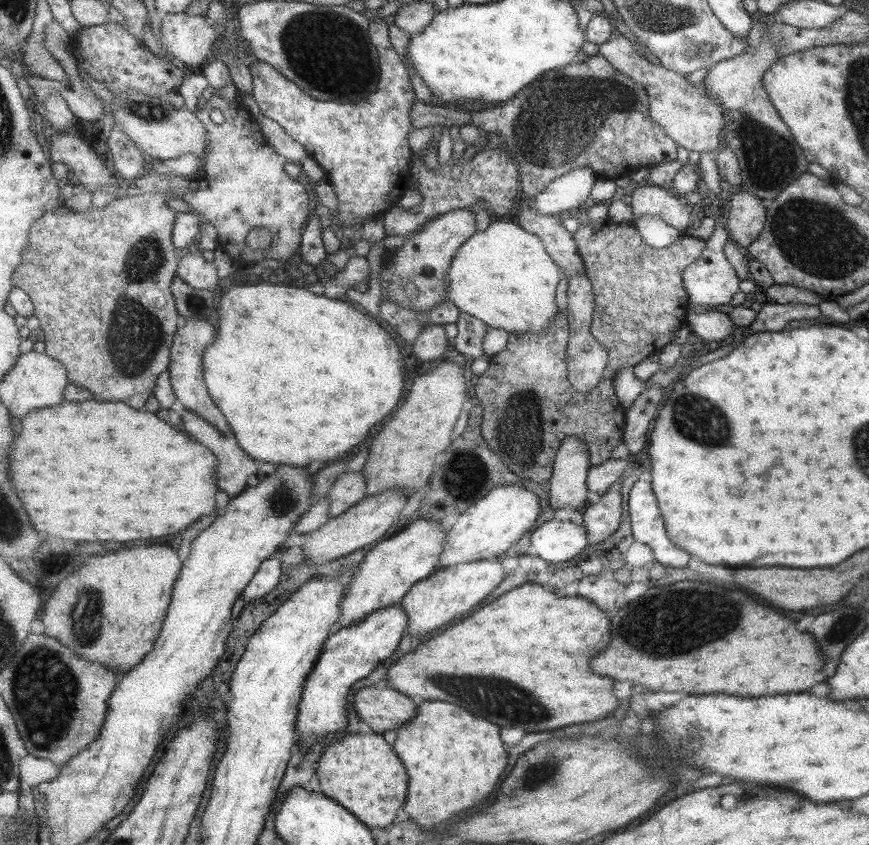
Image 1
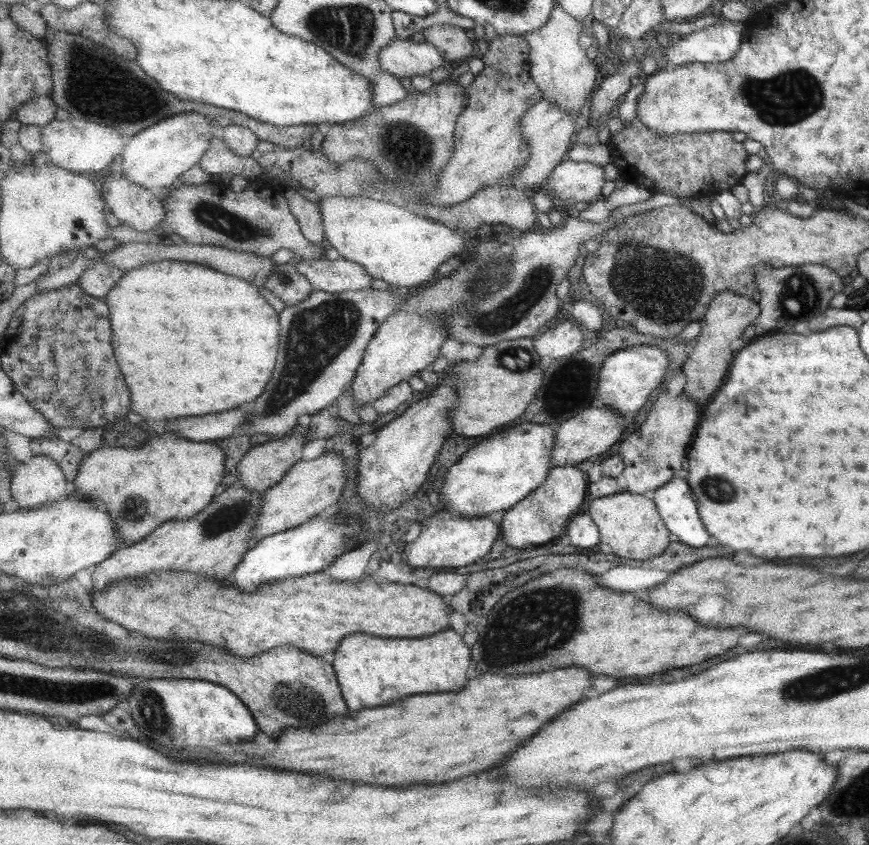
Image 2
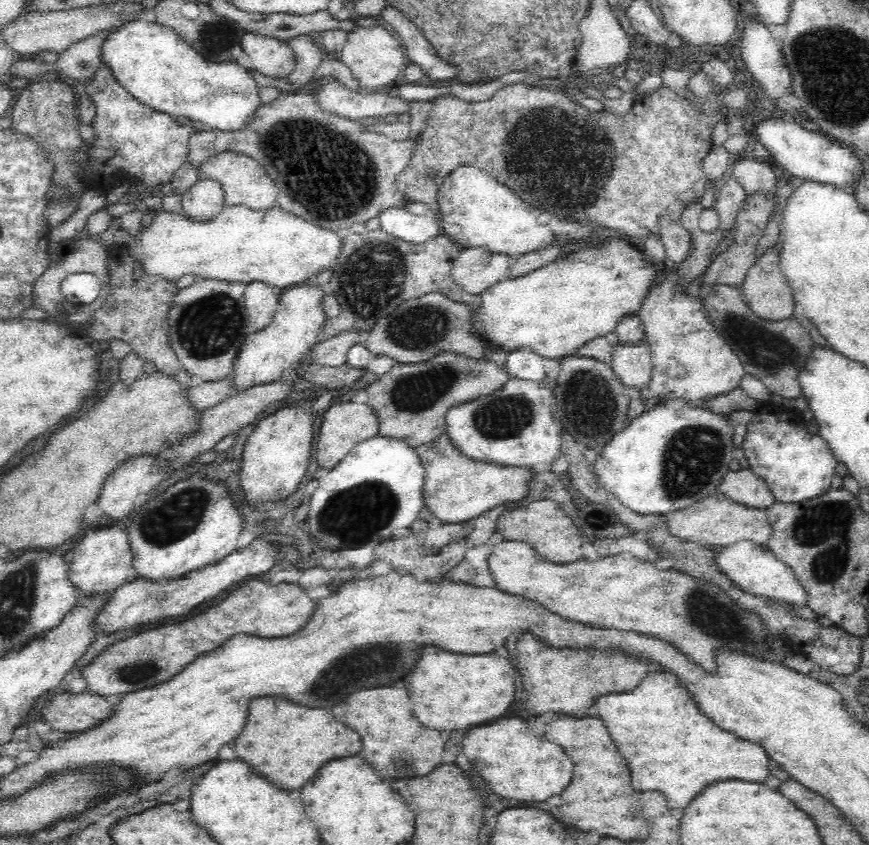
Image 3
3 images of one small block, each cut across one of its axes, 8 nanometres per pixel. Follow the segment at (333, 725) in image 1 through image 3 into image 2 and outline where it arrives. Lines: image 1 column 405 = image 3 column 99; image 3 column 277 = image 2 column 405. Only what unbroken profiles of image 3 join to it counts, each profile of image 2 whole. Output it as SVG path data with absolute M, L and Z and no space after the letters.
M439 512L431 520L421 524L421 536L407 544L405 548L405 564L411 566L415 572L421 572L423 568L461 568L471 566L483 556L491 554L491 548L495 540L501 536L499 518L461 518L453 516L449 512Z

